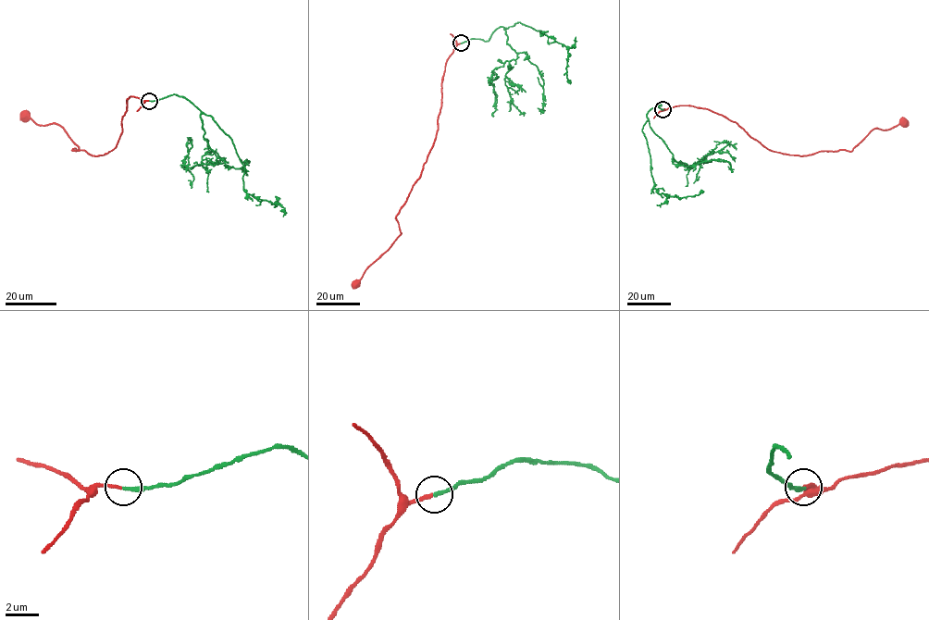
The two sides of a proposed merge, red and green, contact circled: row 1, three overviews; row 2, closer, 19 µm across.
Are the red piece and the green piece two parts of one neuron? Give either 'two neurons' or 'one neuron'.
one neuron

